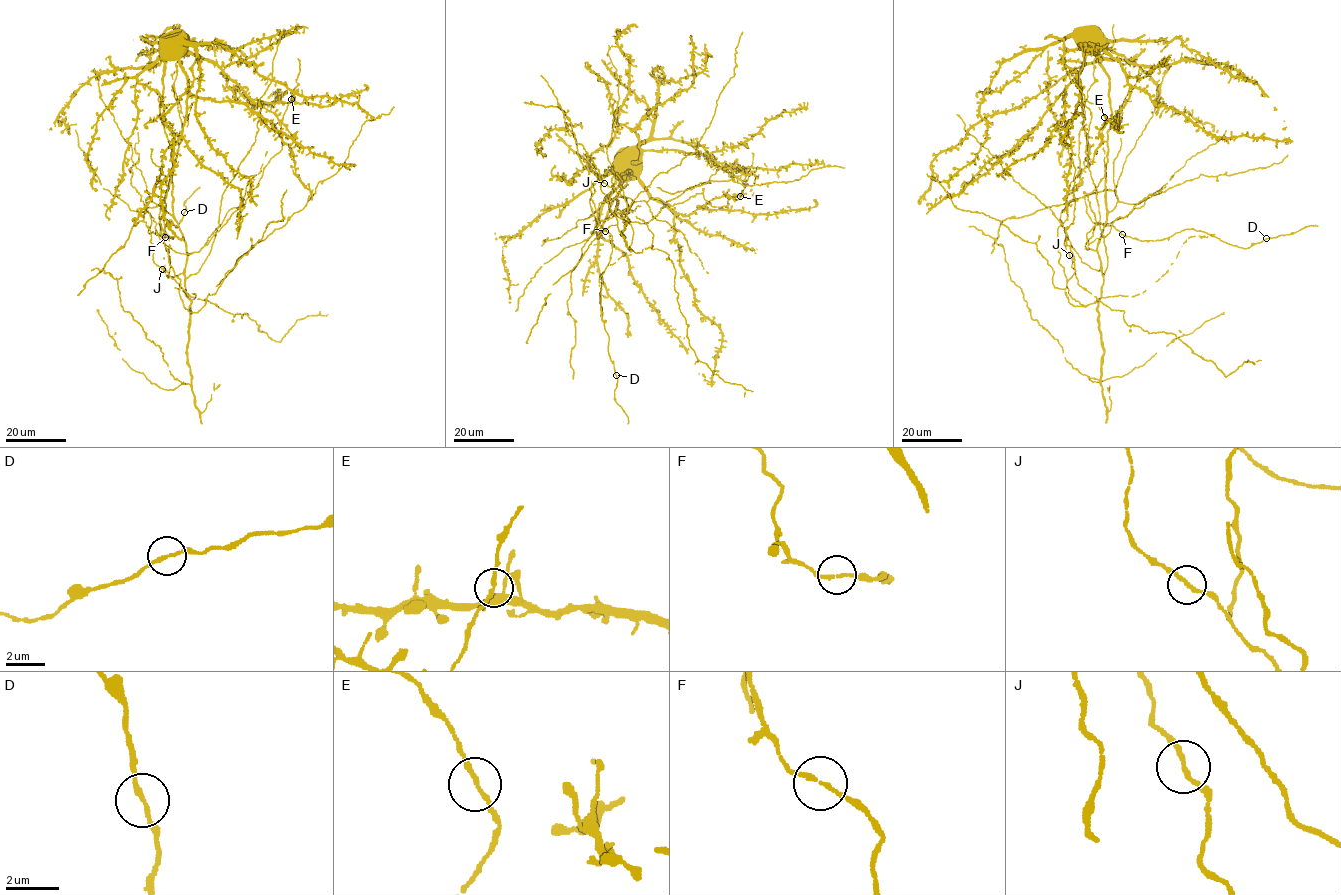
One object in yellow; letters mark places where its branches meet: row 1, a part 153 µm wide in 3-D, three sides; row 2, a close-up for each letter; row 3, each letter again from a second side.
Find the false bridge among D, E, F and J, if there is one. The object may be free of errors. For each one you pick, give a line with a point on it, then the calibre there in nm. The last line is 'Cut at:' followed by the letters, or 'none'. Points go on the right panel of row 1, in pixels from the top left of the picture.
Cut at: none

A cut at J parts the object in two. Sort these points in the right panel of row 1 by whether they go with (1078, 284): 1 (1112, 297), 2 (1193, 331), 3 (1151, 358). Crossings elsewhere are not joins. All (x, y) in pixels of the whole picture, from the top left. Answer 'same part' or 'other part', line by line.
1: other part
2: other part
3: other part

